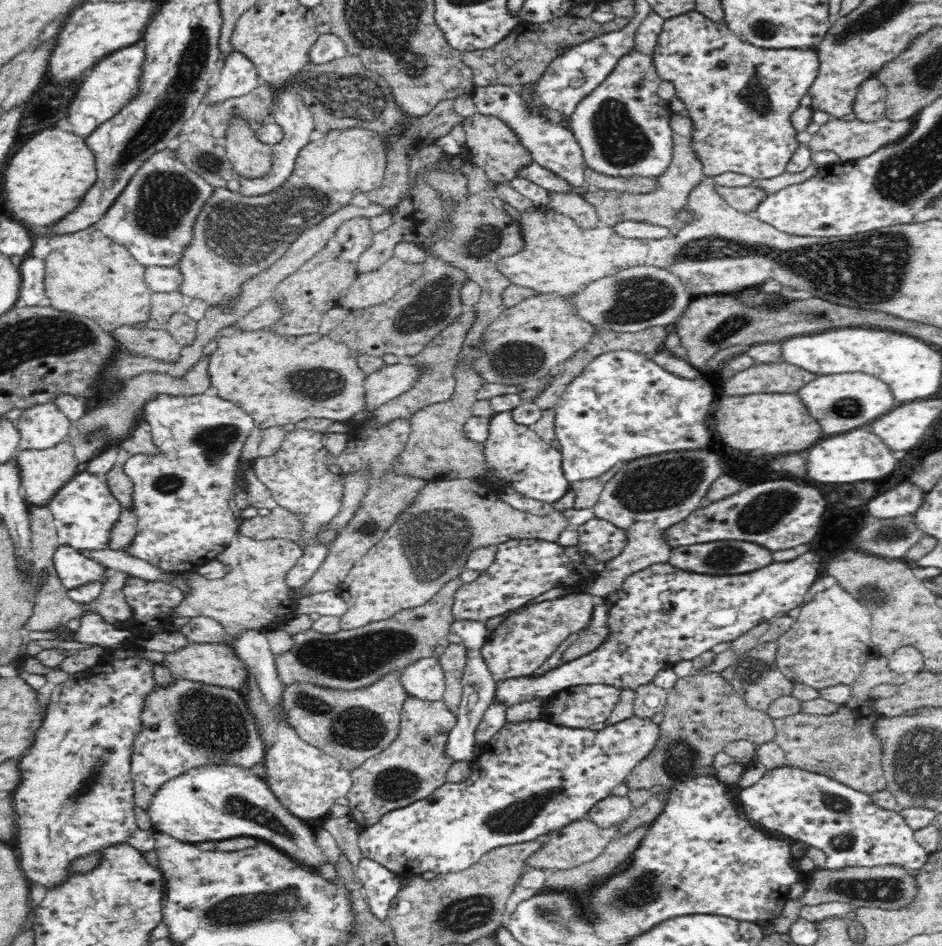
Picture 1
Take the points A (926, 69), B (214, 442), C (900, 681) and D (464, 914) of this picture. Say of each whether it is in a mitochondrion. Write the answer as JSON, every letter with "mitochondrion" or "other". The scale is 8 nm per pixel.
{"A":"mitochondrion","B":"mitochondrion","C":"other","D":"mitochondrion"}

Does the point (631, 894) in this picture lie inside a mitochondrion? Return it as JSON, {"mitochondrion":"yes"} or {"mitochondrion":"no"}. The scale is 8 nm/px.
{"mitochondrion":"yes"}

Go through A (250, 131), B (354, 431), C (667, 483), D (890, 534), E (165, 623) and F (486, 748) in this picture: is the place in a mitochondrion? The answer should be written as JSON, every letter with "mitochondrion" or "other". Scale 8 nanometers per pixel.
{"A":"other","B":"other","C":"mitochondrion","D":"mitochondrion","E":"other","F":"other"}

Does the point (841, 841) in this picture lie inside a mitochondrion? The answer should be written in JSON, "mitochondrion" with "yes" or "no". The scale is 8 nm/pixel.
{"mitochondrion":"yes"}

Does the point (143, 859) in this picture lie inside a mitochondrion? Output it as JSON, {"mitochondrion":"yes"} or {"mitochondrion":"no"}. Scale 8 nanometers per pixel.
{"mitochondrion":"no"}

